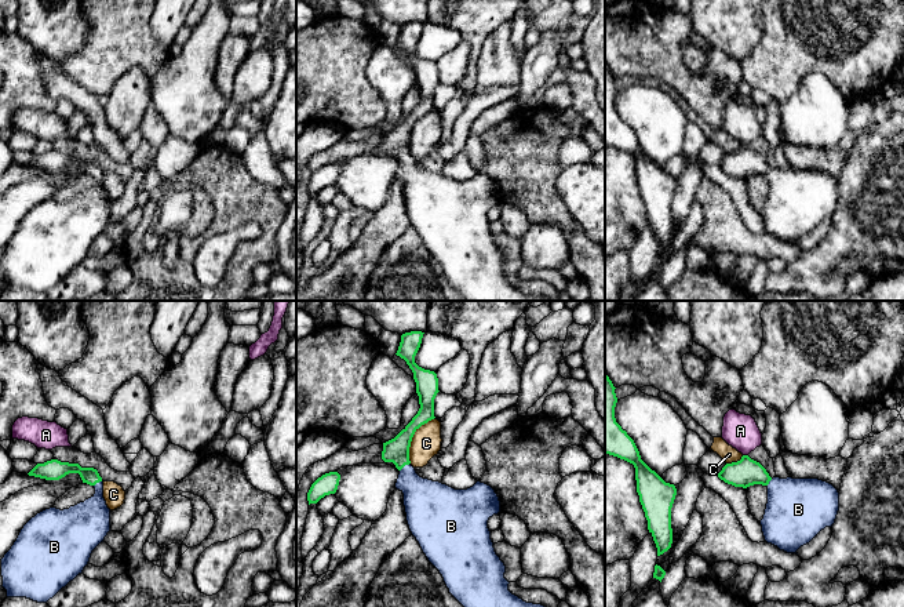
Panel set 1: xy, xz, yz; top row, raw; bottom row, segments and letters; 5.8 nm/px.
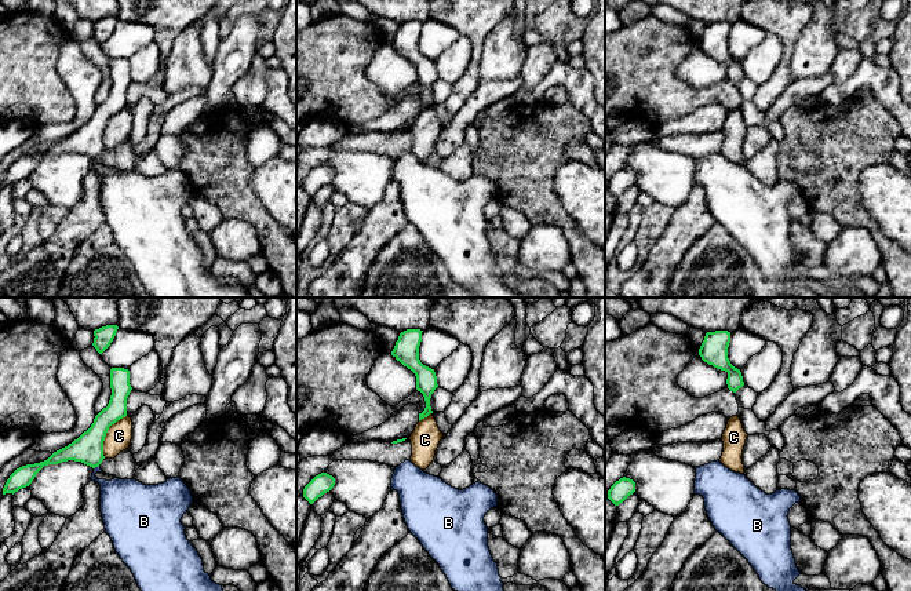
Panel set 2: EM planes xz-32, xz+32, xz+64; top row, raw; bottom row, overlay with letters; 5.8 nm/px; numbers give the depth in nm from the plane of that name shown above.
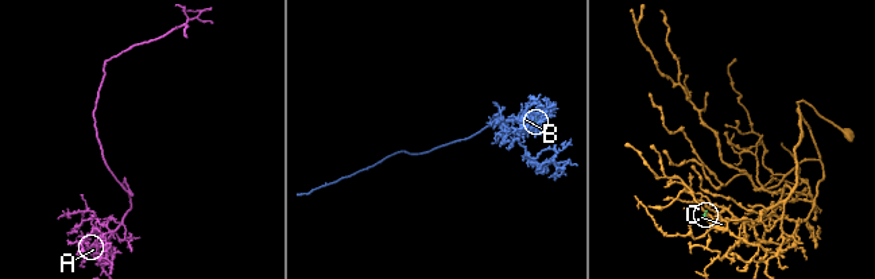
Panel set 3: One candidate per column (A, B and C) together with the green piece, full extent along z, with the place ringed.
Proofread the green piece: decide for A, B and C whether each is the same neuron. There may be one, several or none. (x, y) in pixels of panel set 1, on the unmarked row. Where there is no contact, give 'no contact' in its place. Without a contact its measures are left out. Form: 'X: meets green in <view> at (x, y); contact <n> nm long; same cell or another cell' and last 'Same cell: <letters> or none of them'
A: meets green in yz at (746, 146); contact 30 nm long; another cell
B: meets green in xz at (404, 156); contact 80 nm long; same cell
C: meets green in xz at (412, 127); contact 300 nm long; another cell
Same cell: B

